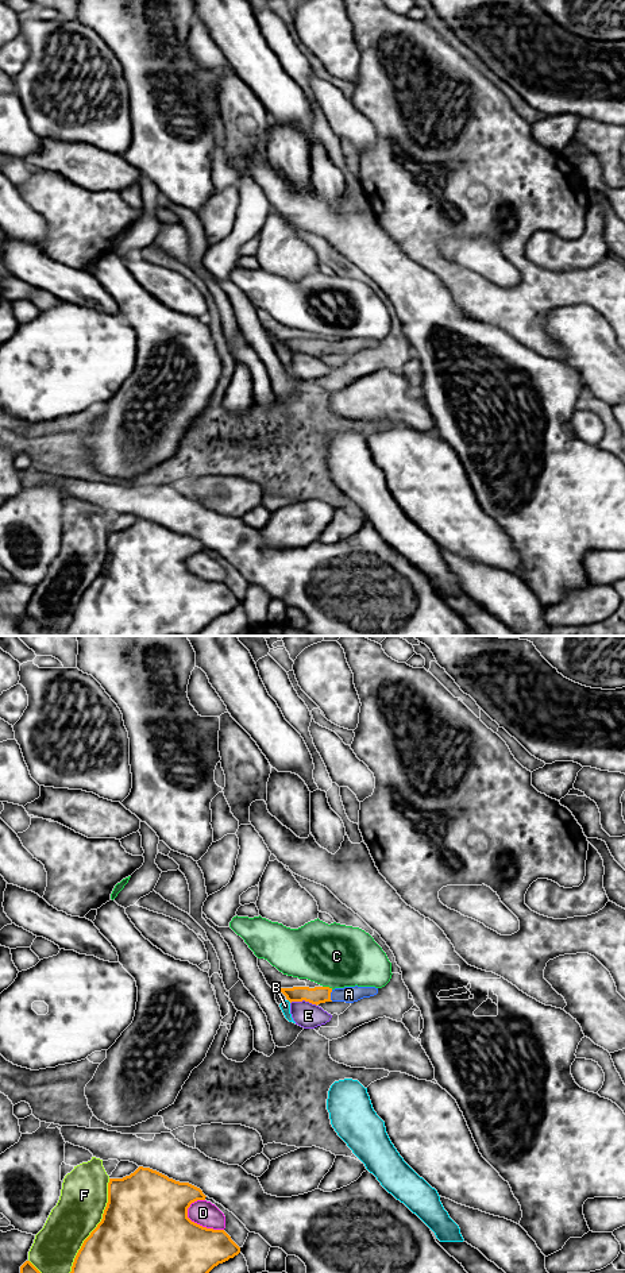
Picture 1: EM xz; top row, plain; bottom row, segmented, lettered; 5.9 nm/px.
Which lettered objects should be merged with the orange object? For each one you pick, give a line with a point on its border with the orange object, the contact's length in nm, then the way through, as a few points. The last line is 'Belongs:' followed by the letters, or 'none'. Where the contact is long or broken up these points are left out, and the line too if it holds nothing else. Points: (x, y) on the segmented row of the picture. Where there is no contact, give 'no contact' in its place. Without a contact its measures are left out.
A: contact xz (330, 995); length 70 nm; way xz (316, 995), (330, 995), (348, 994)
Belongs: A

